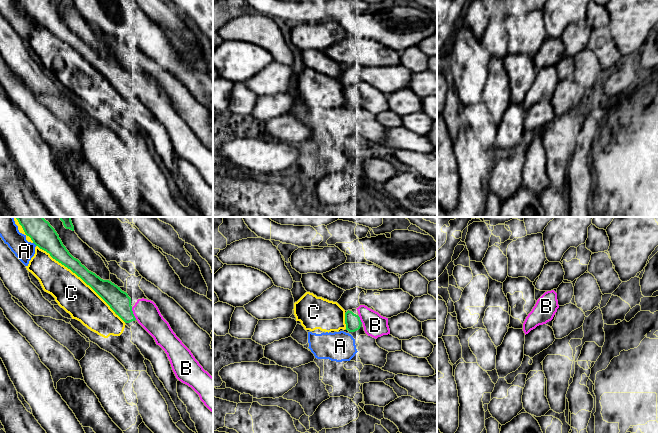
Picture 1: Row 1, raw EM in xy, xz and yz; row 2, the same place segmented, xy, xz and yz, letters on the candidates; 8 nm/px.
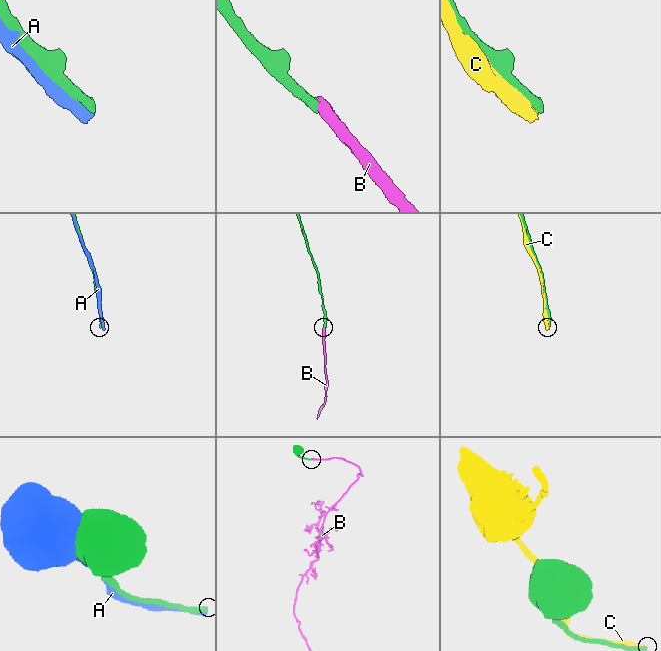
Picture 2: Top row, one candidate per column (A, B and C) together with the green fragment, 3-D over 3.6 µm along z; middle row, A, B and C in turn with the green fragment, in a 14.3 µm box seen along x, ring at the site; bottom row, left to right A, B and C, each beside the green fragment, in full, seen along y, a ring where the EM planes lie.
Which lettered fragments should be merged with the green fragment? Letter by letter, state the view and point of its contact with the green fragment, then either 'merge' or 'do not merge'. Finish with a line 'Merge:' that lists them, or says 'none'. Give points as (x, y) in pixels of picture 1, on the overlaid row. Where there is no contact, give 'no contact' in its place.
A: xy (35, 244) | do not merge
B: xy (132, 313) | merge
C: xy (76, 274) | do not merge
Merge: B

